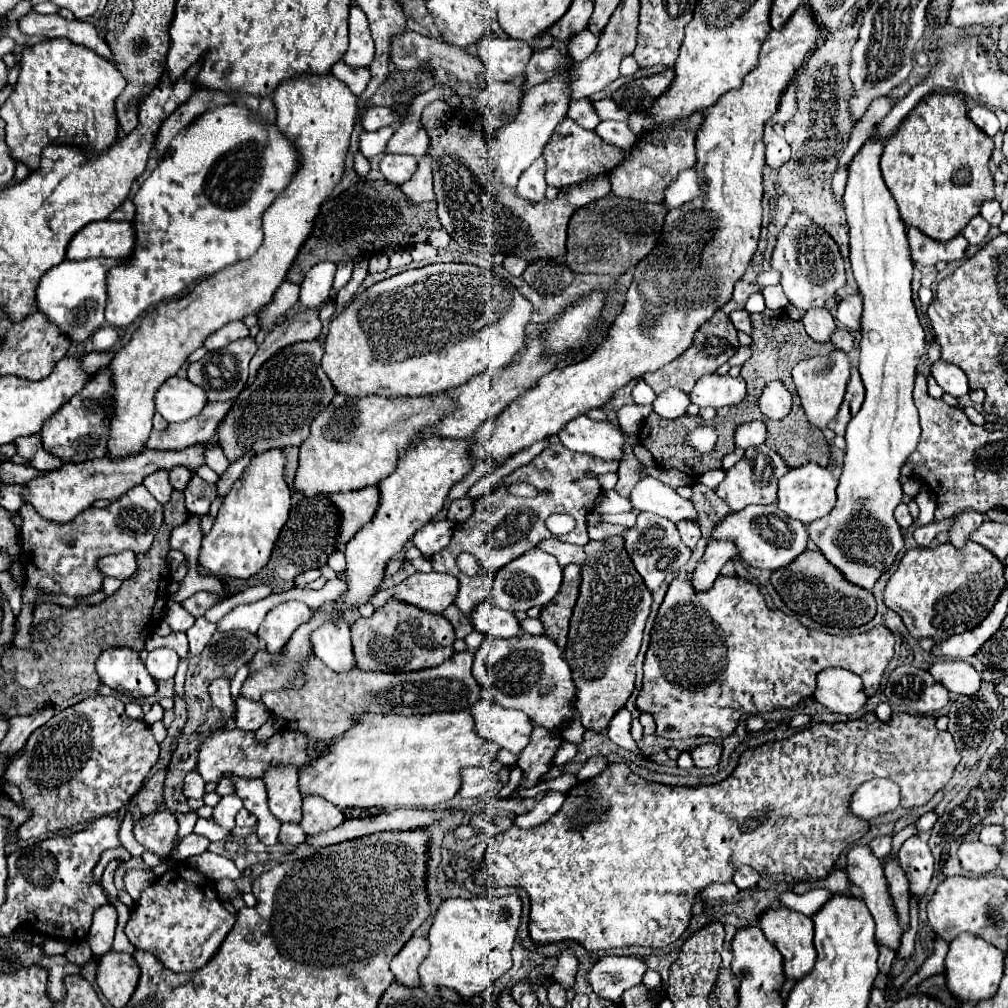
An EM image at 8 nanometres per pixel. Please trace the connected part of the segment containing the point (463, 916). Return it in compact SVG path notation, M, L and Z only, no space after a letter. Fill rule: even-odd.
M506 895L498 899L486 897L450 897L434 915L430 929L430 953L420 965L420 981L426 993L436 995L436 987L452 987L468 999L482 993L492 981L512 967L512 947L522 915L522 899Z

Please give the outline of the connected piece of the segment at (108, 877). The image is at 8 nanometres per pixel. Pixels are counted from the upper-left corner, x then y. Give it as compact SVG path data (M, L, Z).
M121 858L113 859L108 863L108 867L104 869L104 873L102 873L102 887L104 887L112 897L118 895L118 889L114 887L114 871L116 871L116 867L118 867L122 861Z

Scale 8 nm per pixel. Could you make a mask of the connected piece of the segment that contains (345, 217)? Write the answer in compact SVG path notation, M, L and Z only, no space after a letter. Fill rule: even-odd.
M384 179L358 181L342 195L324 201L314 221L314 229L300 247L286 279L300 283L304 273L308 273L308 269L320 261L336 263L342 255L378 255L388 243L398 243L402 249L414 243L424 243L432 229L440 229L440 221L436 217L436 201L430 201L428 205L408 205L408 201L400 197L400 189Z

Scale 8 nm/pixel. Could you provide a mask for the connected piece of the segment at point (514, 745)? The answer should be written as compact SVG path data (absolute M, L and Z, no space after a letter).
M480 699L470 707L480 737L520 755L530 741L530 719L518 709L504 709L490 699Z

